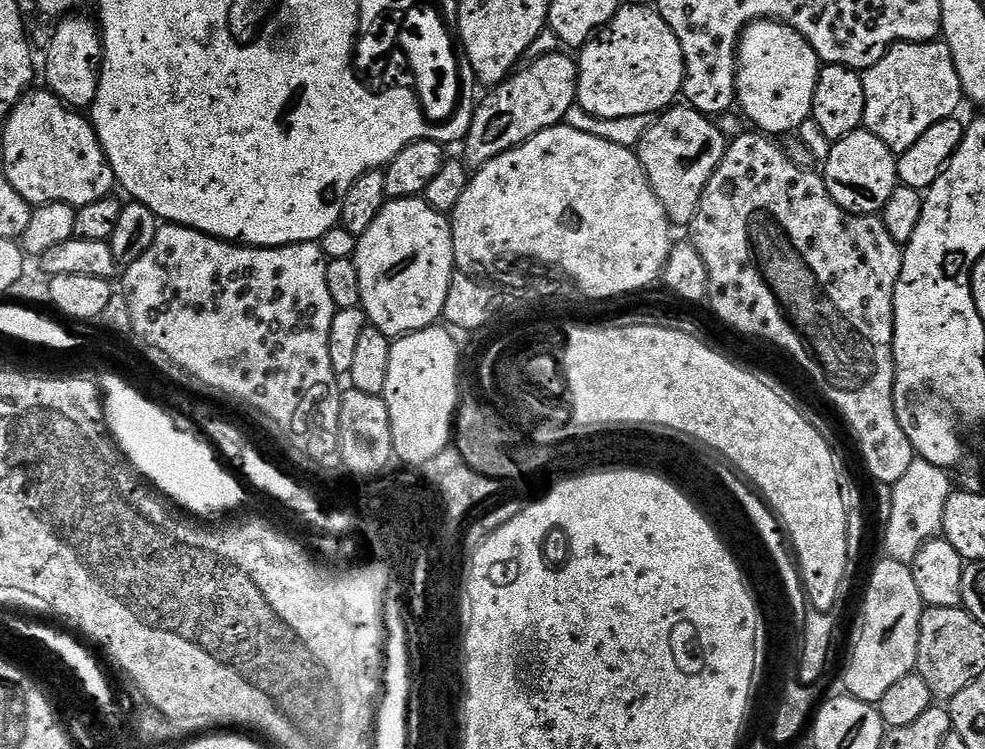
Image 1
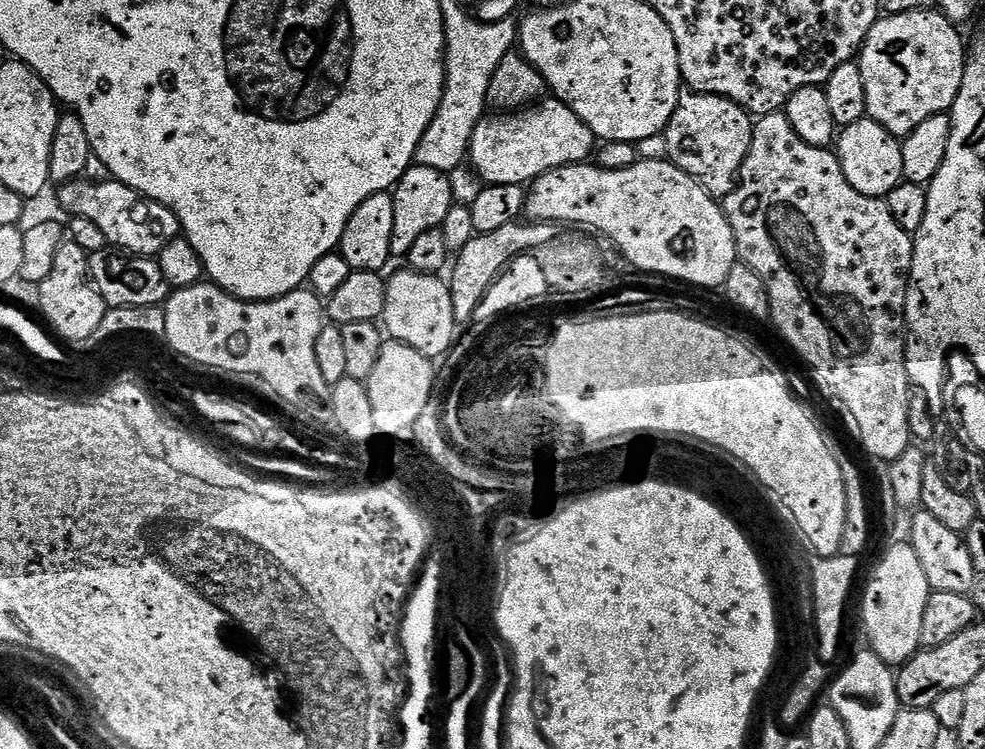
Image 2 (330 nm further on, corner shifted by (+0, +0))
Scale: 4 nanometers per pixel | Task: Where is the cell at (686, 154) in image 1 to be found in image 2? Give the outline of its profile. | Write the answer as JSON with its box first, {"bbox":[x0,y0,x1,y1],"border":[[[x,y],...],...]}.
{"bbox":[663,91,753,197],"border":[[[685,91],[663,131],[668,159],[693,176],[712,197],[729,196],[737,186],[740,167],[750,150],[753,123],[749,112],[733,100]]]}

